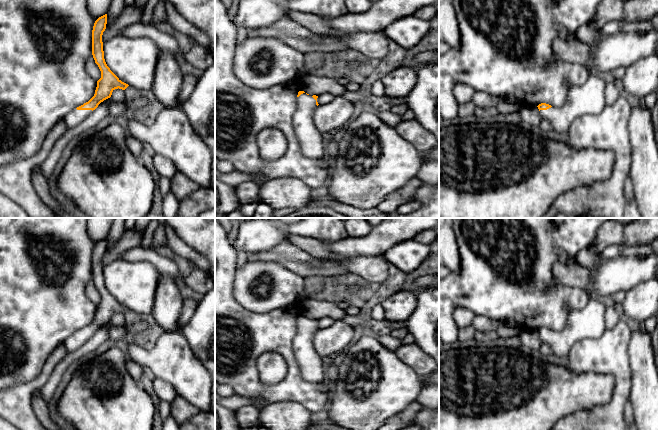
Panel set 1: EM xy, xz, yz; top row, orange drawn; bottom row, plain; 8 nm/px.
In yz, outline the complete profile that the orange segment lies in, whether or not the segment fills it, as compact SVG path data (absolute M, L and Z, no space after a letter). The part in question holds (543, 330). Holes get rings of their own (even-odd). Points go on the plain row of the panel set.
M591 295L582 309L568 312L567 324L563 330L552 331L541 327L537 331L541 343L550 346L552 353L566 358L571 347L582 339L594 339L606 330L604 315L607 301Z

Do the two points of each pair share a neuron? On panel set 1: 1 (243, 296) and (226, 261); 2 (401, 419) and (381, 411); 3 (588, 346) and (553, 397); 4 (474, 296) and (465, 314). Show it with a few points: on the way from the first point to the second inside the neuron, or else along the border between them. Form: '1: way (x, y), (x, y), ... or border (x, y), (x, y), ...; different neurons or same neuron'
1: border (234, 270), (233, 296), (236, 299); different neurons
2: border (412, 402), (401, 411), (386, 419); different neurons
3: border (566, 365), (575, 373), (595, 372); different neurons
4: border (475, 314), (458, 307), (453, 313), (455, 328); different neurons

